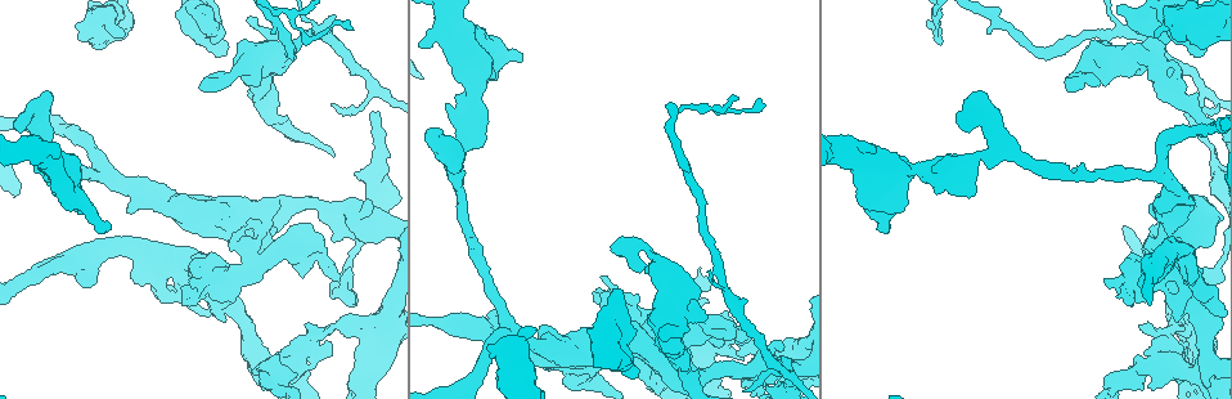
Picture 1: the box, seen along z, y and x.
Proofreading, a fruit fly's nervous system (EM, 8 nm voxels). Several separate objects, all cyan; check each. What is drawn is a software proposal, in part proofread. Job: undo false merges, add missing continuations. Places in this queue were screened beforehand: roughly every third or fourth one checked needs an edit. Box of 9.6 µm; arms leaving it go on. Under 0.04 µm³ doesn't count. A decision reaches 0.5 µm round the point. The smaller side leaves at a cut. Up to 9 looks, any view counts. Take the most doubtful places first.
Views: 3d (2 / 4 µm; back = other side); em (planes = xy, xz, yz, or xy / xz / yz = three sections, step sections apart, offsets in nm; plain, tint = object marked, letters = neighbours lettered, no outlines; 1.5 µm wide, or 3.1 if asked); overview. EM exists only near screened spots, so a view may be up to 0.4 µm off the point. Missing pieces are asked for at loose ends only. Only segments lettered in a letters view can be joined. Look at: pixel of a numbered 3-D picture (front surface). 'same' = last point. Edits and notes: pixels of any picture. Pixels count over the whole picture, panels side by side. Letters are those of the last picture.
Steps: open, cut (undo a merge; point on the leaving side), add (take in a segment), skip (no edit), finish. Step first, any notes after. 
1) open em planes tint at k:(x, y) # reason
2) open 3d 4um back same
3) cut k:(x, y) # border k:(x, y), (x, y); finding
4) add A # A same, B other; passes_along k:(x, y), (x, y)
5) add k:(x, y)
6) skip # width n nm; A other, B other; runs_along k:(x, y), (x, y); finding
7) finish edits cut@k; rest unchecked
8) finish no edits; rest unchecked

open em planes letters at 1:(633, 374) # free end

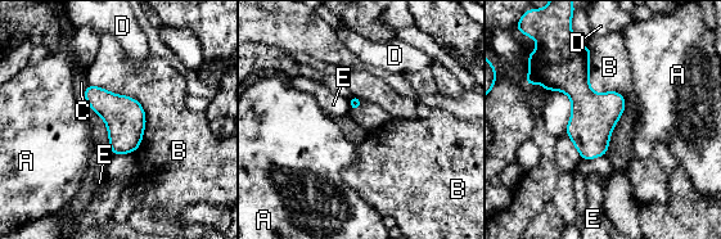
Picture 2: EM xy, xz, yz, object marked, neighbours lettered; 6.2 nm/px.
skip # width 260 nm; longest_contact B 500 nm; A other, B other, C other, D other, E other; no lettered segment goes on from it

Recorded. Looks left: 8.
open 3d 4um at 1:(122, 34) # thick end

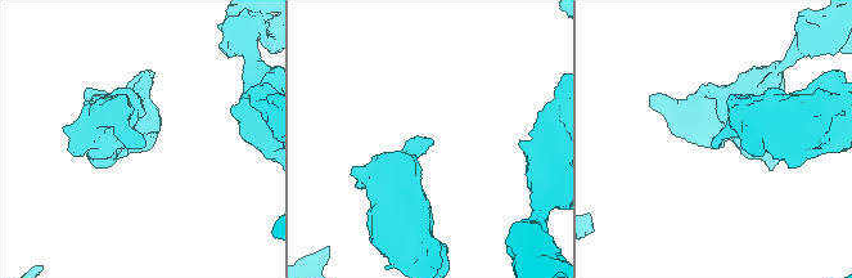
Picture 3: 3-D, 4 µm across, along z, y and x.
open em planes tint at 3:(429, 141)

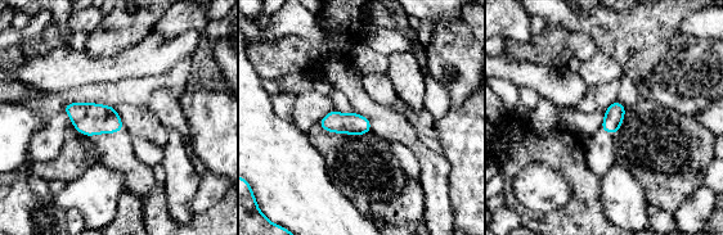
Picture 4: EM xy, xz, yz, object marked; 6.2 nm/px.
open em planes letters same

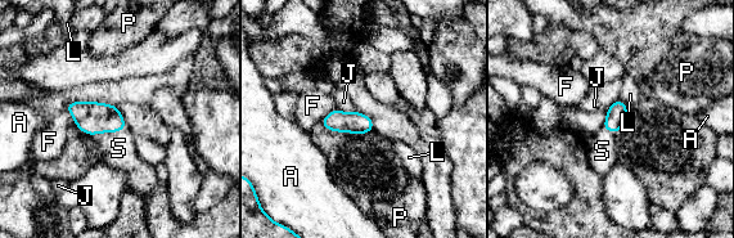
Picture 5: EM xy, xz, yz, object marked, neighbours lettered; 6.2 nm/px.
add S # A other, F other, J other, L other, P other, S same; passes_along 5:(90, 117), (109, 131), (118, 148); it goes on there

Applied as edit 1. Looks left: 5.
open overview # see it whole again

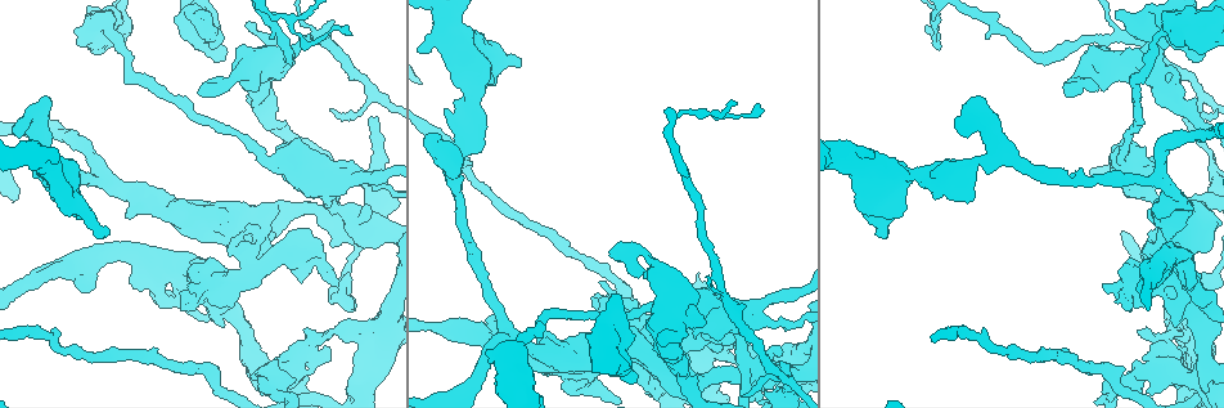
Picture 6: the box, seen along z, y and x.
open 3d 4um at 6:(229, 306) # thick end

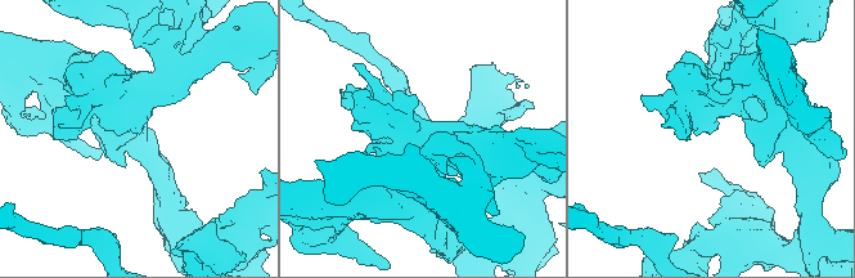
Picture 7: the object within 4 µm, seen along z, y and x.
open em xz step 8 tint at 7:(139, 133)

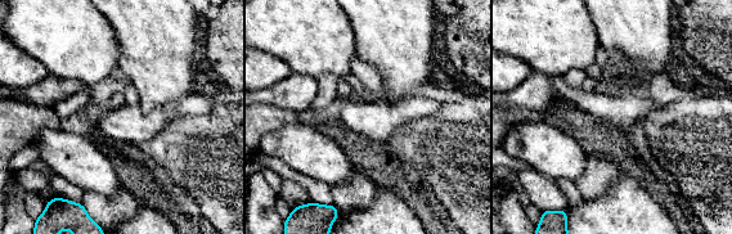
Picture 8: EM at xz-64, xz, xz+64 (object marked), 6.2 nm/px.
open em yz step 4 letters same # cut it another way

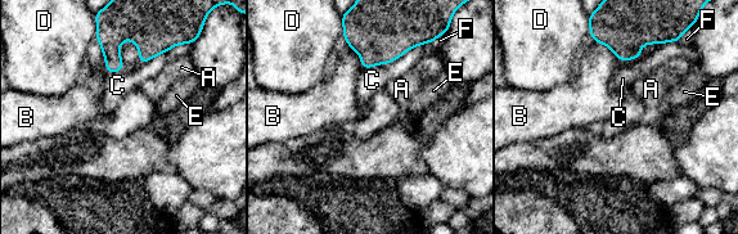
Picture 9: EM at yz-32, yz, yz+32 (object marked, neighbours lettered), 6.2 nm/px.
skip # A other, B other, C other, D other, E other, F other; border 9:(426, 43), (365, 70); none of them fits

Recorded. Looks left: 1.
finish edits add@5; rest unchecked

